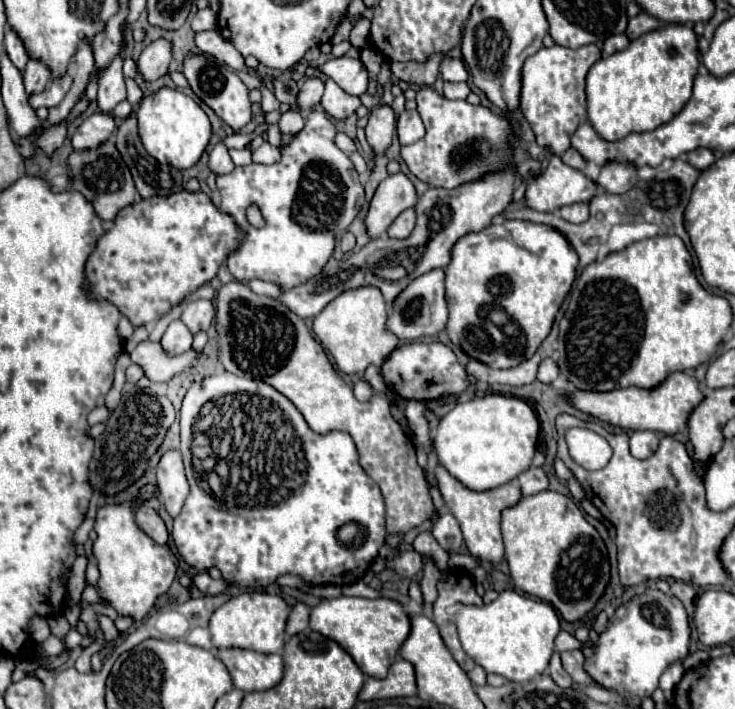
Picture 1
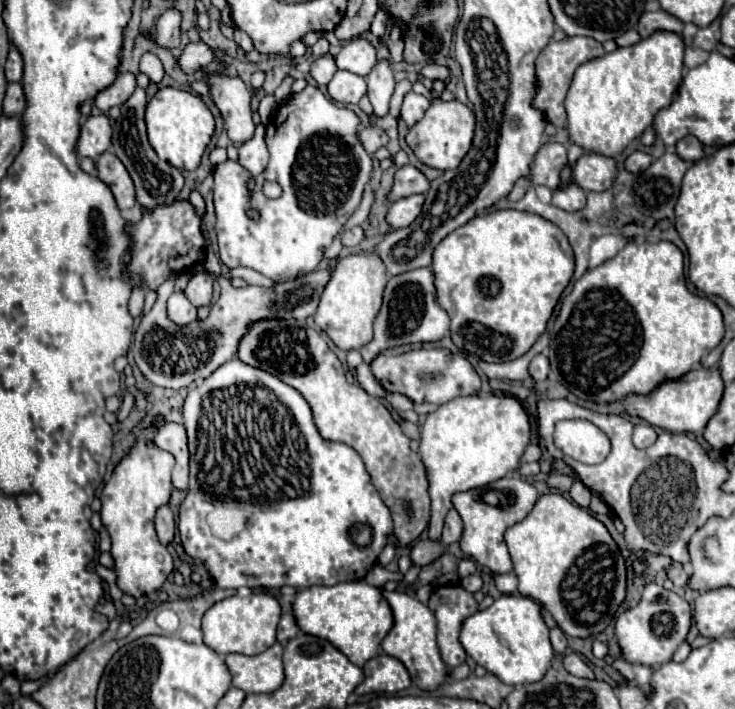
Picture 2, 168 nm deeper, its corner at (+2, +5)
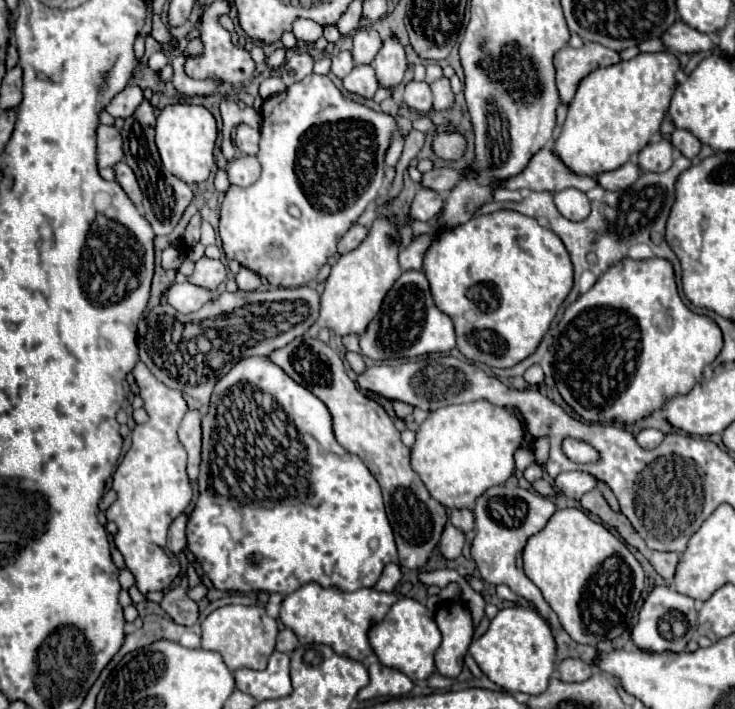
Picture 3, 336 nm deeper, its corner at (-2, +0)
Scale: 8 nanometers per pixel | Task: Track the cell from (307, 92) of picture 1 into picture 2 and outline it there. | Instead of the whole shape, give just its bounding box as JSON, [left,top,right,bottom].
[310,55,338,87]

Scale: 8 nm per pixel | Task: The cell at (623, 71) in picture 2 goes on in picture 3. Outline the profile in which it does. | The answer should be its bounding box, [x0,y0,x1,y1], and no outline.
[554,52,680,176]

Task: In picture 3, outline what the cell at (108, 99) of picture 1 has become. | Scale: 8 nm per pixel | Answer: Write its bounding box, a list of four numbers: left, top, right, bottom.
[106,86,144,118]

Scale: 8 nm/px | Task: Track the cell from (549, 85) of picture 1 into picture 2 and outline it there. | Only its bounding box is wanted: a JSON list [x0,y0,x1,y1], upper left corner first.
[532,37,604,129]

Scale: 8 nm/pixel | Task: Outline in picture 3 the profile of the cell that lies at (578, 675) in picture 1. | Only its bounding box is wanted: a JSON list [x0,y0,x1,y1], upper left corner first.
[558,658,592,682]

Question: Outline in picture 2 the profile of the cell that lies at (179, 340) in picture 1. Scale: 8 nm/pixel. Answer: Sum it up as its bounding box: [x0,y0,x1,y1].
[168,291,196,327]

